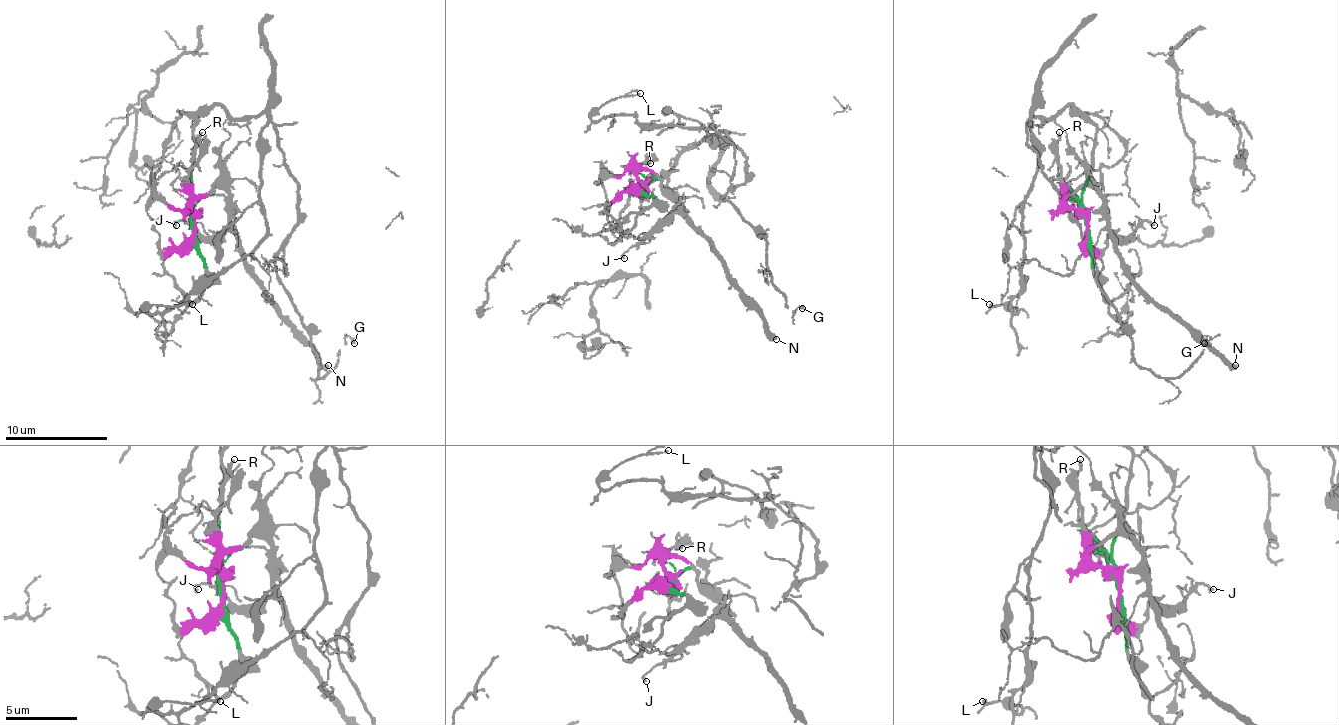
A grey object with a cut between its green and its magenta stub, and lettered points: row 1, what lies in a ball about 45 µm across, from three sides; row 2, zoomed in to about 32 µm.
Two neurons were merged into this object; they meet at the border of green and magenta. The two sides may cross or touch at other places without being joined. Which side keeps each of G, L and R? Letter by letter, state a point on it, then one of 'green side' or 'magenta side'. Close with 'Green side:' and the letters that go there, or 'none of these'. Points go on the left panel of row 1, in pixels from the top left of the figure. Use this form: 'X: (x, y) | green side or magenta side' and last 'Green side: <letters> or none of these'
G: (354, 343) | green side
L: (192, 304) | green side
R: (202, 132) | magenta side
Green side: G, L

